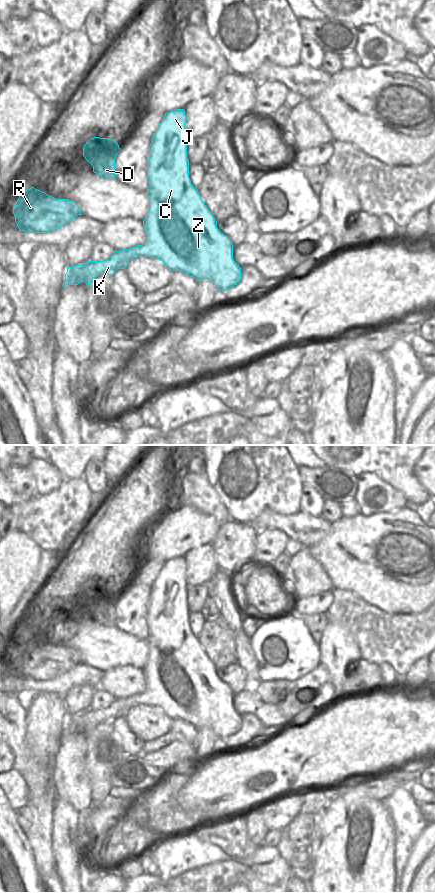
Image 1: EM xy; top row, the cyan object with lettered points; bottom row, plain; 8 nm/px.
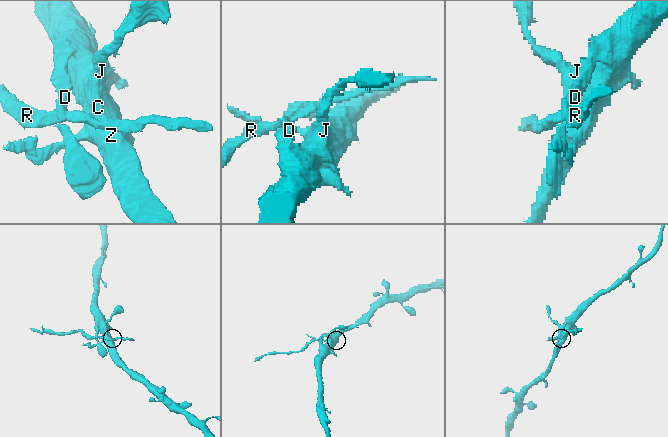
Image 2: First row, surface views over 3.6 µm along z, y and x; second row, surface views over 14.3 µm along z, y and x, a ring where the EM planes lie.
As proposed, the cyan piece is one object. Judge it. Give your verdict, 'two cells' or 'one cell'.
two cells

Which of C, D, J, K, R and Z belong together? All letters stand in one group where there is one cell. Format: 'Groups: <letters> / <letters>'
Groups: C J K Z / D R.

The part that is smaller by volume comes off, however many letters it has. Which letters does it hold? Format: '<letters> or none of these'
D, R

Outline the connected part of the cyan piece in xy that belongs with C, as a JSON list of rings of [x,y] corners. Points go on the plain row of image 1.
[[[184,557],[165,561],[151,586],[147,606],[149,658],[143,668],[145,690],[130,697],[115,699],[104,709],[88,709],[84,713],[67,715],[63,735],[78,733],[82,729],[89,734],[98,723],[113,723],[118,717],[125,717],[136,705],[158,707],[168,717],[182,719],[196,729],[208,727],[219,739],[226,739],[239,731],[241,715],[233,708],[233,692],[217,676],[217,669],[189,626],[186,568]]]

